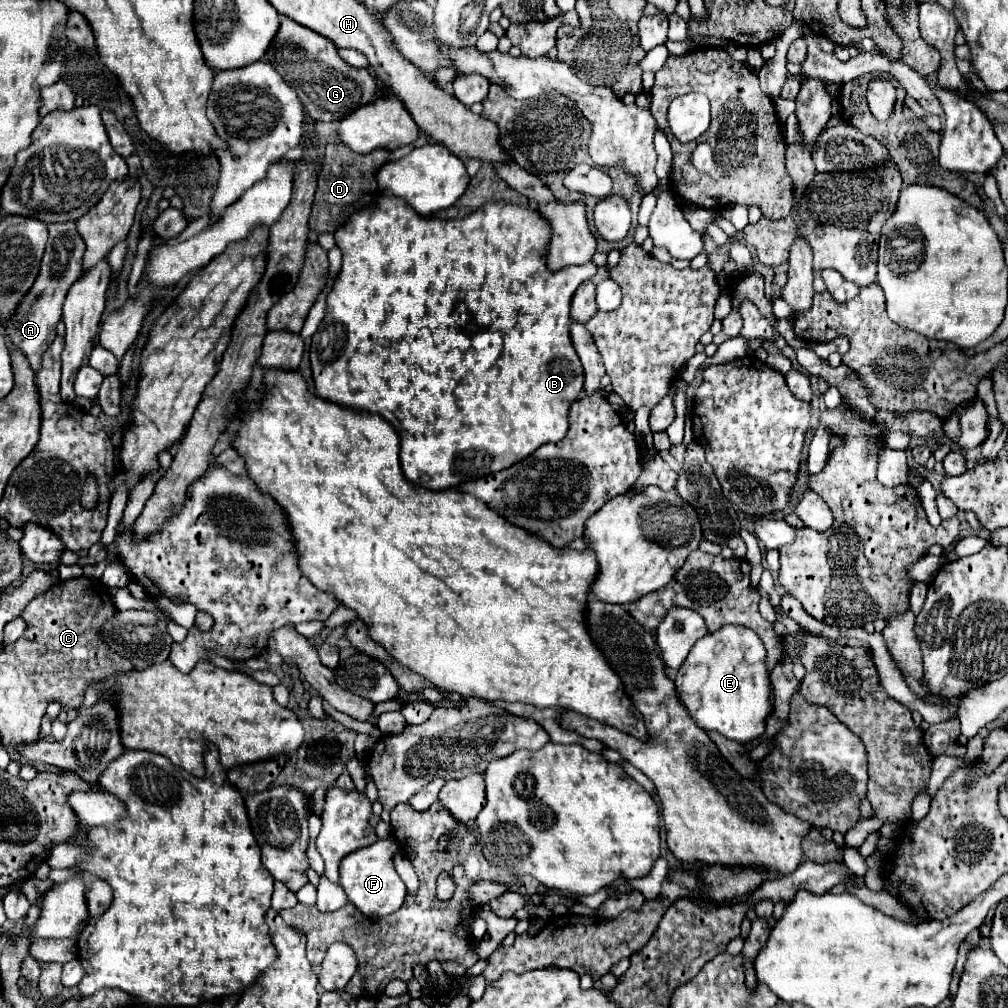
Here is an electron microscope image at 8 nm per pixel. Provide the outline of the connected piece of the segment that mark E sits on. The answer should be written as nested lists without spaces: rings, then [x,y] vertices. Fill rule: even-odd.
[[[726,624],[700,638],[678,670],[674,684],[700,728],[716,730],[740,744],[764,734],[764,718],[770,714],[766,650],[754,630]]]

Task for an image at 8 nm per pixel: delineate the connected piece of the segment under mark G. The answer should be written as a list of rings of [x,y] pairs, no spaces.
[[[280,16],[280,28],[266,50],[266,60],[298,94],[314,124],[324,126],[324,130],[318,130],[320,148],[330,142],[340,142],[336,132],[340,120],[350,116],[350,112],[356,112],[360,106],[370,104],[376,92],[376,78],[372,78],[368,70],[350,68],[350,64],[338,56],[338,48],[332,40],[304,28],[288,16]]]

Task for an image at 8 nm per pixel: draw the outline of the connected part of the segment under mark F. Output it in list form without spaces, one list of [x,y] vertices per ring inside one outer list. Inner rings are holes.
[[[378,840],[370,848],[362,848],[358,852],[352,852],[350,856],[344,856],[340,862],[340,886],[344,888],[348,900],[368,918],[394,914],[404,904],[408,890],[392,864],[392,856],[396,850],[396,840]]]

